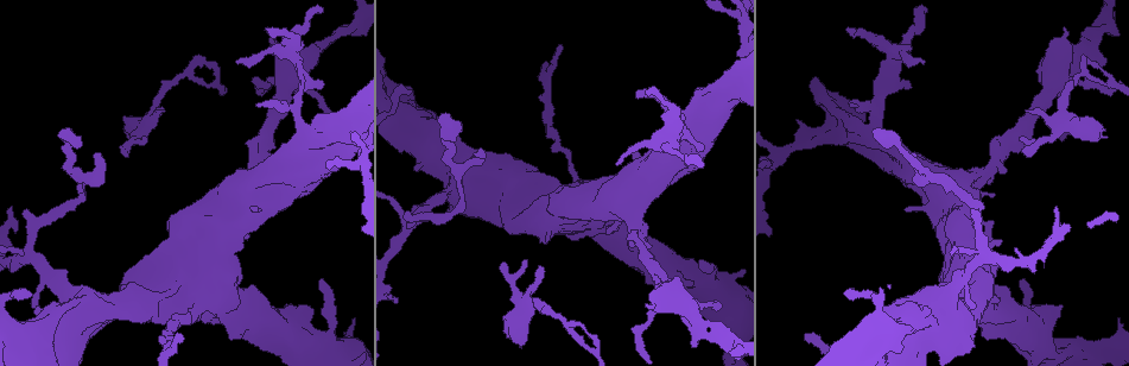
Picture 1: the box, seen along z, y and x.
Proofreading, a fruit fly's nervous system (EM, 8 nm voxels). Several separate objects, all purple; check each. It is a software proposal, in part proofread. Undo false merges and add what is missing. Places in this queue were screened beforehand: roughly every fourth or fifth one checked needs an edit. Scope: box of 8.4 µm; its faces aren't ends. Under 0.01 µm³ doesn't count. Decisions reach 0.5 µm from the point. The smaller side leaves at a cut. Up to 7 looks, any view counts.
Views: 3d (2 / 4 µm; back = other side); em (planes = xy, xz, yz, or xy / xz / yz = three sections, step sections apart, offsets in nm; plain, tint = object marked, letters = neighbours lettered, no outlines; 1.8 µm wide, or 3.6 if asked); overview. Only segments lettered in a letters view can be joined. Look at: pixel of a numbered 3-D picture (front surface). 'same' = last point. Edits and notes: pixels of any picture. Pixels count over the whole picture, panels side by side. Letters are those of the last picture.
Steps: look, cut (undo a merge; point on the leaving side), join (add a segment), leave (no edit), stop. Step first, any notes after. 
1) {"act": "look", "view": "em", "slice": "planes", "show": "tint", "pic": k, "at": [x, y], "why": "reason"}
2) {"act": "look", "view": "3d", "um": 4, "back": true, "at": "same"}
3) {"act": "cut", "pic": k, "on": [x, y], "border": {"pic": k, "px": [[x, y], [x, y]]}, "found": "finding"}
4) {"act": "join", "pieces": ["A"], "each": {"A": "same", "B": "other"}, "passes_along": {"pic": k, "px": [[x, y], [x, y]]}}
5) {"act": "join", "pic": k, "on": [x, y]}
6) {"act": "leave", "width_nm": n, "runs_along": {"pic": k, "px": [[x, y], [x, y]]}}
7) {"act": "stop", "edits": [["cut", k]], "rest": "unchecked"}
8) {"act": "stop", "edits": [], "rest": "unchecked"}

{"act": "look", "view": "em", "um": 3.6, "slice": "xz", "step": 4, "show": "letters", "pic": 1, "at": [638, 97], "why": "an open end"}

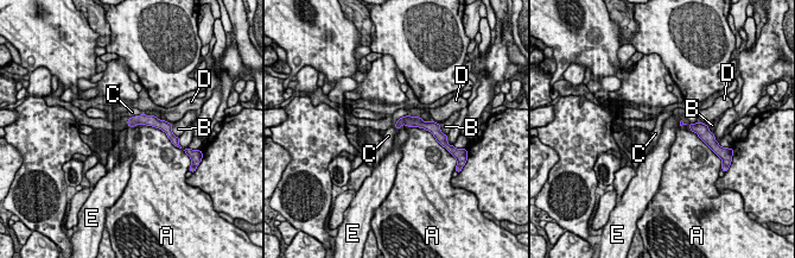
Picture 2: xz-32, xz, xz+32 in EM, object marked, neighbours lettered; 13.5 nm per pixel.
{"act": "leave", "longest_contact_nm": ["A", 650], "each": {"A": "other", "B": "other", "C": "other", "D": "other", "E": "other"}, "border": {"pic": 2, "px": [[407, 113], [396, 121], [395, 128]]}, "found": "no lettered segment goes on from it"}

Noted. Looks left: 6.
{"act": "look", "view": "3d", "um": 4, "back": true, "pic": 1, "at": [1063, 306]}

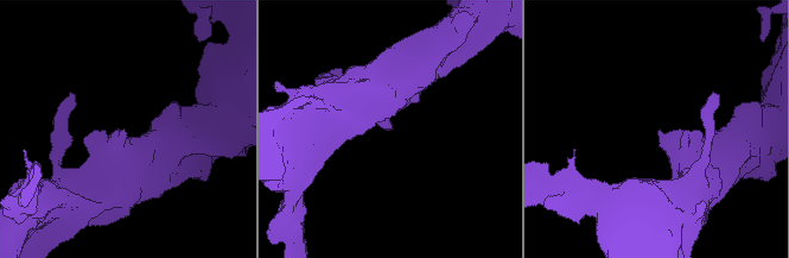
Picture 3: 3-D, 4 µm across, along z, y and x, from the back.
{"act": "look", "view": "em", "um": 3.6, "slice": "planes", "show": "letters", "pic": 3, "at": [124, 128], "why": "need the tissue"}

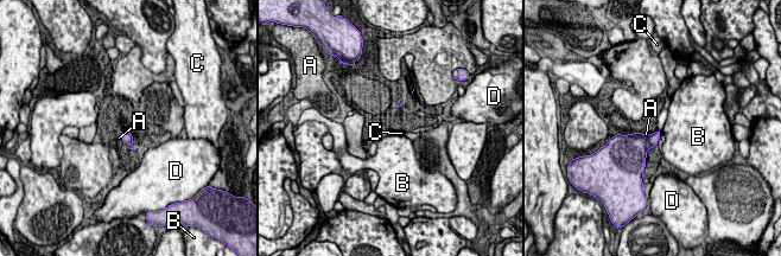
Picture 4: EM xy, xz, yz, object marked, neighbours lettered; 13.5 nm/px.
{"act": "leave", "each": {"A": "other", "B": "other", "C": "other", "D": "other"}, "border": {"pic": 4, "px": [[125, 130], [121, 141]]}, "found": "none of them fits"}

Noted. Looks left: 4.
{"act": "look", "view": "em", "slice": "yz", "step": 8, "show": "letters", "pic": 1, "at": [124, 150], "why": "tapers out"}

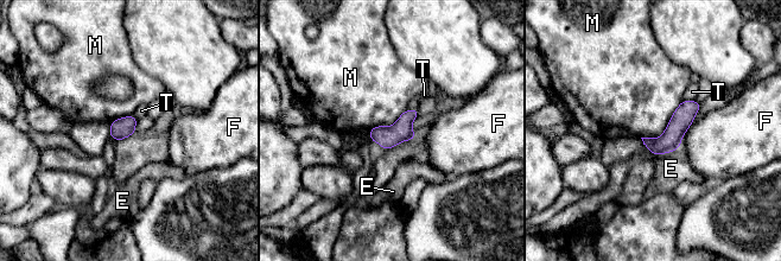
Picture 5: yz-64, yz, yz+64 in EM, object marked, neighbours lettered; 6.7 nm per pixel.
{"act": "look", "view": "em", "slice": "planes", "show": "letters", "at": "same"}

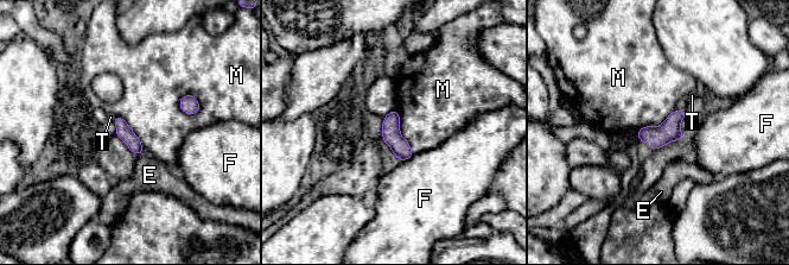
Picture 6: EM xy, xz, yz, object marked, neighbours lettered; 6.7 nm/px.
{"act": "leave", "each": {"E": "other", "F": "other", "M": "other", "T": "other"}, "border": {"pic": 6, "px": [[178, 101], [191, 94], [201, 107]]}, "found": "no lettered segment goes on from it"}

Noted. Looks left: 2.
{"act": "stop", "edits": [], "rest": "unchecked"}

